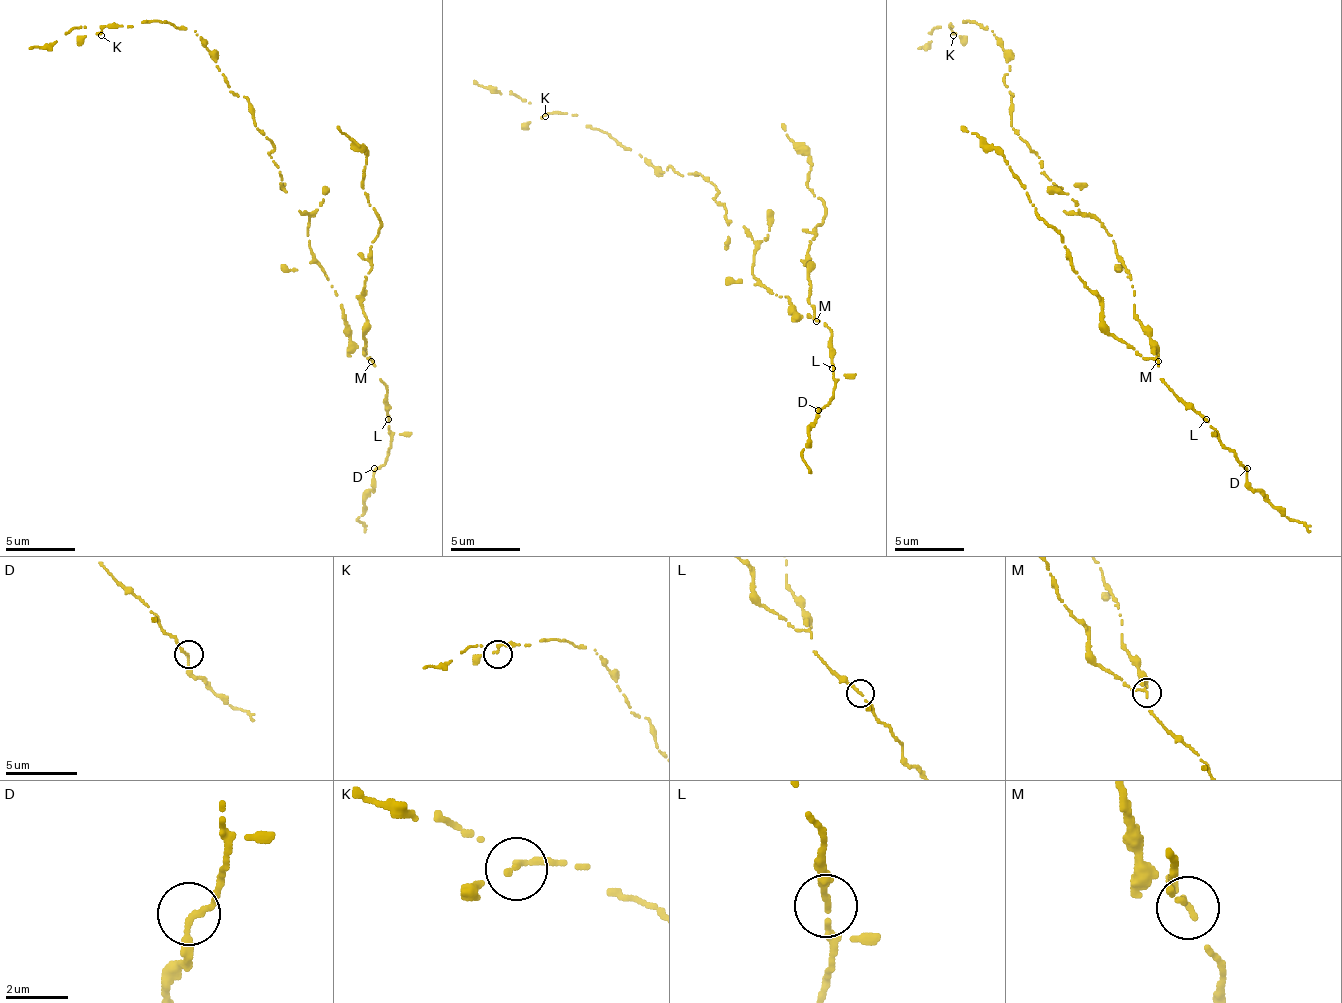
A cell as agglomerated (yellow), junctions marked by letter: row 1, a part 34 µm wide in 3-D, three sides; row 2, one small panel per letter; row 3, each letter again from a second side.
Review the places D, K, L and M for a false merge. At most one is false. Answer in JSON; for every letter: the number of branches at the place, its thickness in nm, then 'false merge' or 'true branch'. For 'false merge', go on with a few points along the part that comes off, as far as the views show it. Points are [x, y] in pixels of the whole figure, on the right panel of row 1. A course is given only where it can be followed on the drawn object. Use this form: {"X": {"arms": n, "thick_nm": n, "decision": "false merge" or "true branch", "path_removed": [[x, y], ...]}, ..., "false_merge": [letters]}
{"D": {"arms": 2, "thick_nm": 180, "decision": "true branch"}, "K": {"arms": 2, "thick_nm": 160, "decision": "true branch"}, "L": {"arms": 2, "thick_nm": 180, "decision": "true branch"}, "M": {"arms": 2, "thick_nm": 180, "decision": "false merge", "path_removed": [[1157, 360], [1136, 353], [1105, 326], [1098, 298], [1074, 270], [1064, 243], [998, 153], [960, 125]]}, "false_merge": ["M"]}

